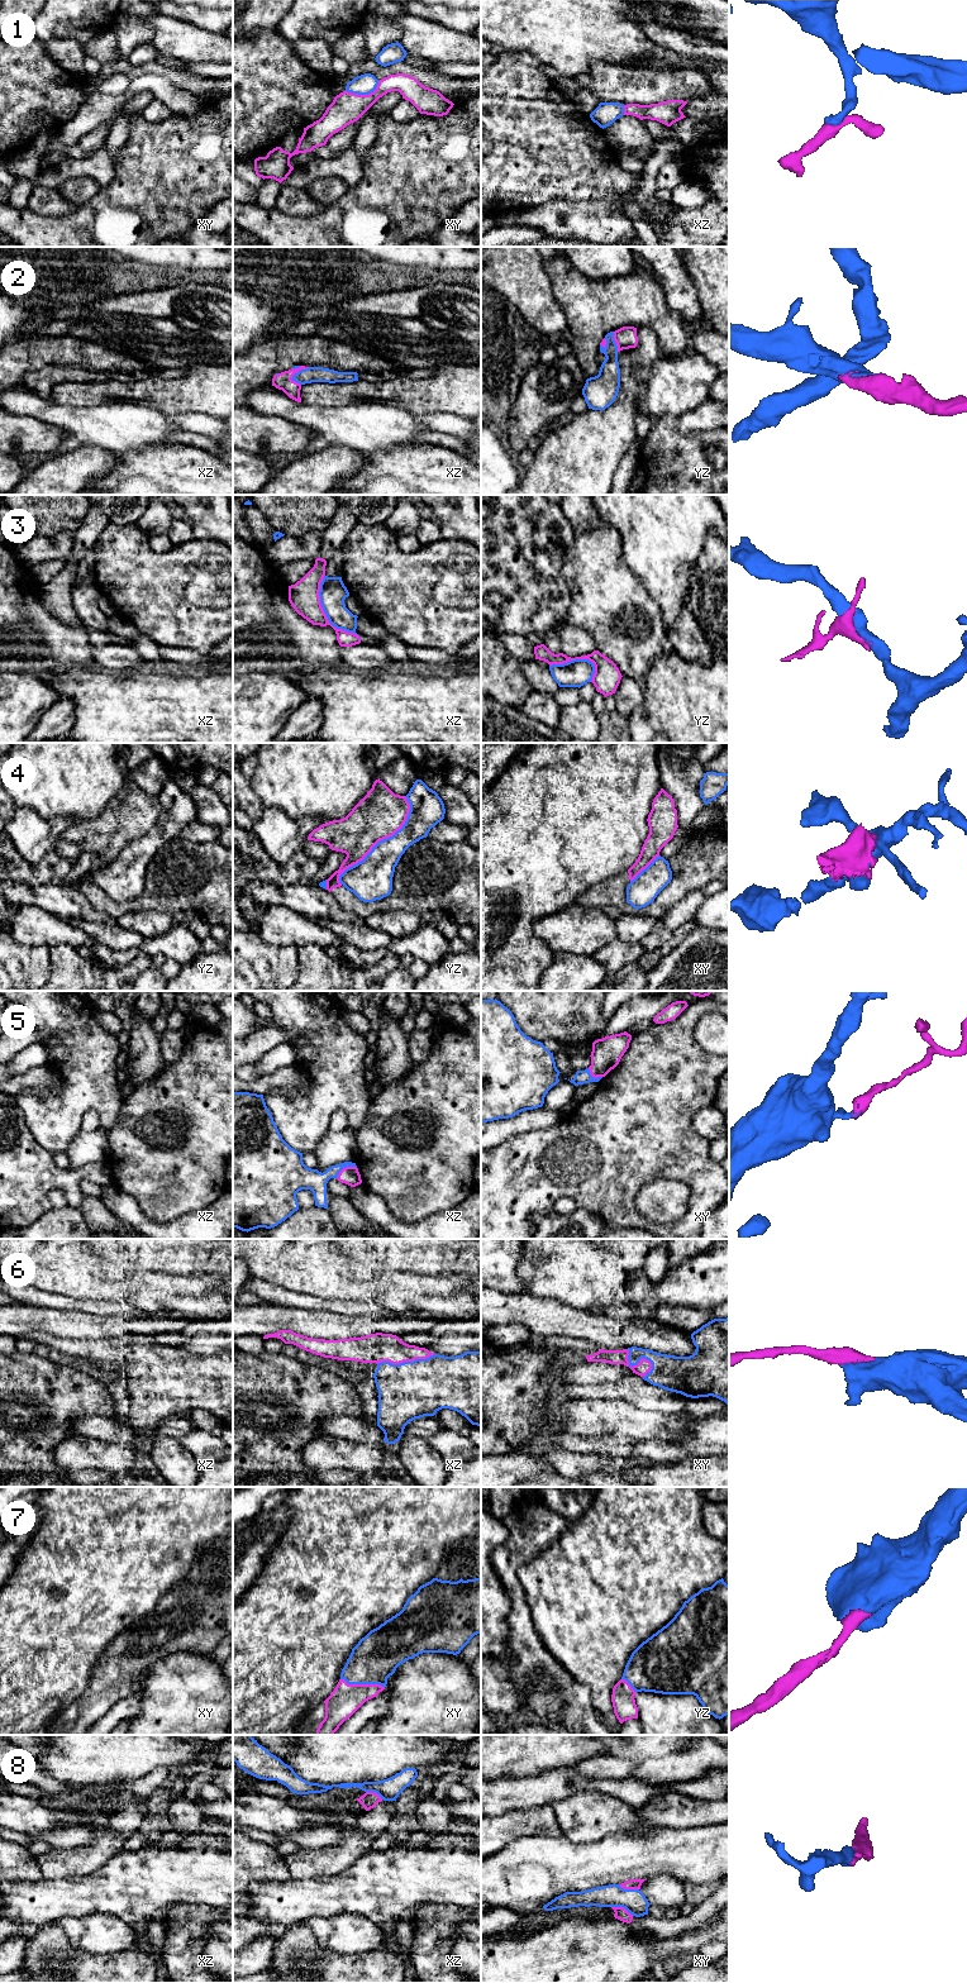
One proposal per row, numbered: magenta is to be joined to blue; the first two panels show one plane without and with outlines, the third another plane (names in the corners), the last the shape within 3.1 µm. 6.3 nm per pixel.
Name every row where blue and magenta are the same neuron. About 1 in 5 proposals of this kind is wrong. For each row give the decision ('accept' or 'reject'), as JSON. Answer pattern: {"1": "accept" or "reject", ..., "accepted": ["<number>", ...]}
{"1": "reject", "2": "accept", "3": "reject", "4": "reject", "5": "accept", "6": "accept", "7": "accept", "8": "accept", "accepted": ["2", "5", "6", "7", "8"]}

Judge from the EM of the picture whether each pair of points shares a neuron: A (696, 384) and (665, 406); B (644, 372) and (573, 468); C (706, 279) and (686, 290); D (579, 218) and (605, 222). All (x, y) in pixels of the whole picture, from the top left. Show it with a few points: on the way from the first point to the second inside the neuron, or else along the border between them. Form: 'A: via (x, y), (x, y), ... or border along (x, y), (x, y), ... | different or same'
A: via (689, 384), (672, 399) | same
B: border along (633, 348), (634, 368), (643, 384) | different
C: border along (680, 260), (696, 290), (703, 314) | different
D: via (585, 220), (599, 220) | same

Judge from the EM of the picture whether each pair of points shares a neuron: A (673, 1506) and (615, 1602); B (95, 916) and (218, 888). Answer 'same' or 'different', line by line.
A: same
B: different

